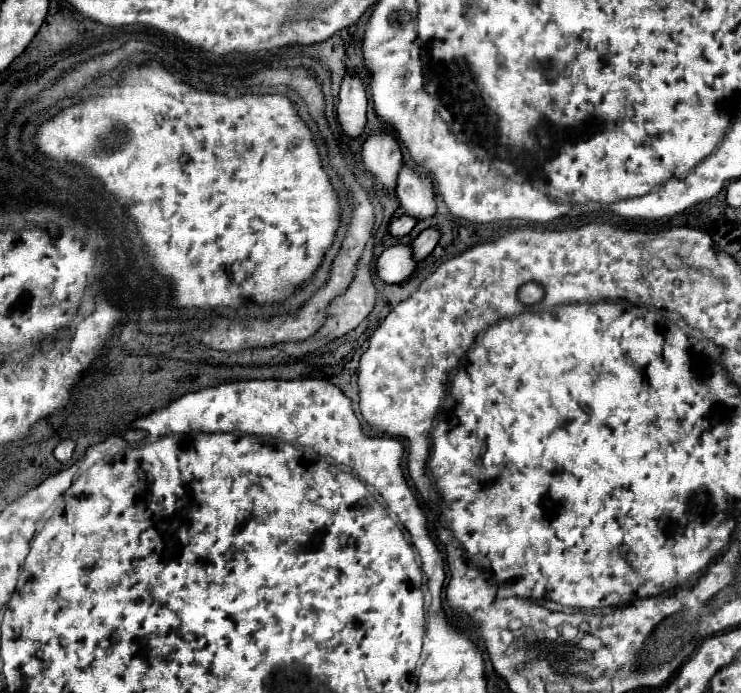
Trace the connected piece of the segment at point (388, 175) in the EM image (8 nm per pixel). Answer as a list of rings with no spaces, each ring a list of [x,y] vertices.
[[[390,131],[372,133],[362,147],[364,167],[390,191],[396,185],[396,175],[402,167],[402,151]]]

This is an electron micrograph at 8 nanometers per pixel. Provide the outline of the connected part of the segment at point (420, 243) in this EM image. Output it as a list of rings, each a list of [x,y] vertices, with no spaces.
[[[436,227],[424,229],[414,241],[414,257],[416,259],[424,259],[426,255],[430,255],[434,251],[438,239],[440,239],[440,231]]]

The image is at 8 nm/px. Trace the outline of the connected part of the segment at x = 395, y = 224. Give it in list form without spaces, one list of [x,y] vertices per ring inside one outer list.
[[[398,207],[390,221],[390,233],[394,237],[404,237],[416,227],[416,223],[418,223],[418,219],[414,219],[414,215],[406,215],[406,211],[402,211],[402,207]]]

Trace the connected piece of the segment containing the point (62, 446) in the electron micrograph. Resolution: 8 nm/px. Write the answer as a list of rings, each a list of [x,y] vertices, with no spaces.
[[[66,439],[66,441],[60,441],[60,443],[56,445],[56,449],[54,449],[54,457],[56,457],[58,461],[66,463],[66,461],[70,461],[74,447],[76,447],[76,443],[74,443],[74,441],[70,441],[70,439]]]

